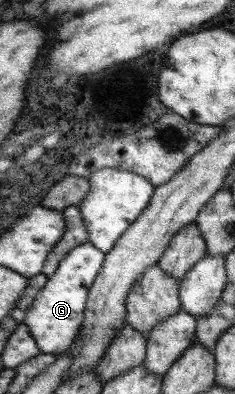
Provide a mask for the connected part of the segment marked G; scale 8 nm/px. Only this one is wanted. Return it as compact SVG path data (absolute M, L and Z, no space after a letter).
M83 243L71 247L68 254L55 267L55 273L47 278L45 285L37 293L35 301L27 309L22 322L27 326L27 332L33 338L39 353L58 355L74 342L79 326L83 322L89 287L93 284L102 261L103 255L99 250L89 243Z

